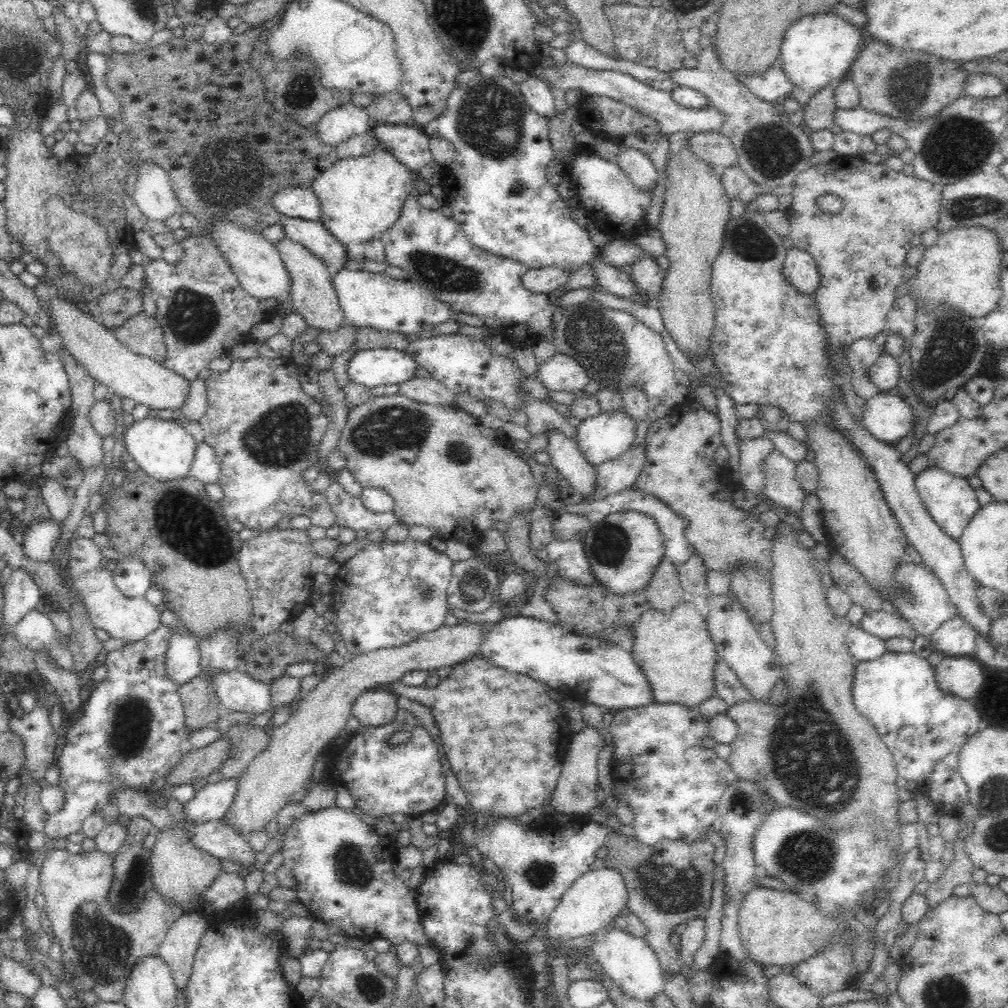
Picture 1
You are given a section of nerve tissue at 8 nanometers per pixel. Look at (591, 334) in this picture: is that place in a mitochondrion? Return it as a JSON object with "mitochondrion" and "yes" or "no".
{"mitochondrion":"yes"}

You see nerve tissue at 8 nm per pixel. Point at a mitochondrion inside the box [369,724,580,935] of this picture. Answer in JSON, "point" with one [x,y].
{"point":[539,875]}

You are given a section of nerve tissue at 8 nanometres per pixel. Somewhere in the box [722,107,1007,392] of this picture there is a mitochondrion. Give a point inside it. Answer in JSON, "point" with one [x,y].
{"point":[956,145]}

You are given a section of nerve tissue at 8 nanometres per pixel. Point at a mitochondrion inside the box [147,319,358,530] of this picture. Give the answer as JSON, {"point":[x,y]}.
{"point":[281,437]}

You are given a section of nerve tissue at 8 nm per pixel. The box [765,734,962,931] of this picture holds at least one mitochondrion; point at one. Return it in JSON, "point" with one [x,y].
{"point":[801,850]}

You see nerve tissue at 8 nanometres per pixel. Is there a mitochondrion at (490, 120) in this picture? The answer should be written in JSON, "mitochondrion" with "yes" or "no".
{"mitochondrion":"yes"}

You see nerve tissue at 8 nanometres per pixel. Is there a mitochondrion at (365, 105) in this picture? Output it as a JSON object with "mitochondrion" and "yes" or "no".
{"mitochondrion":"no"}

